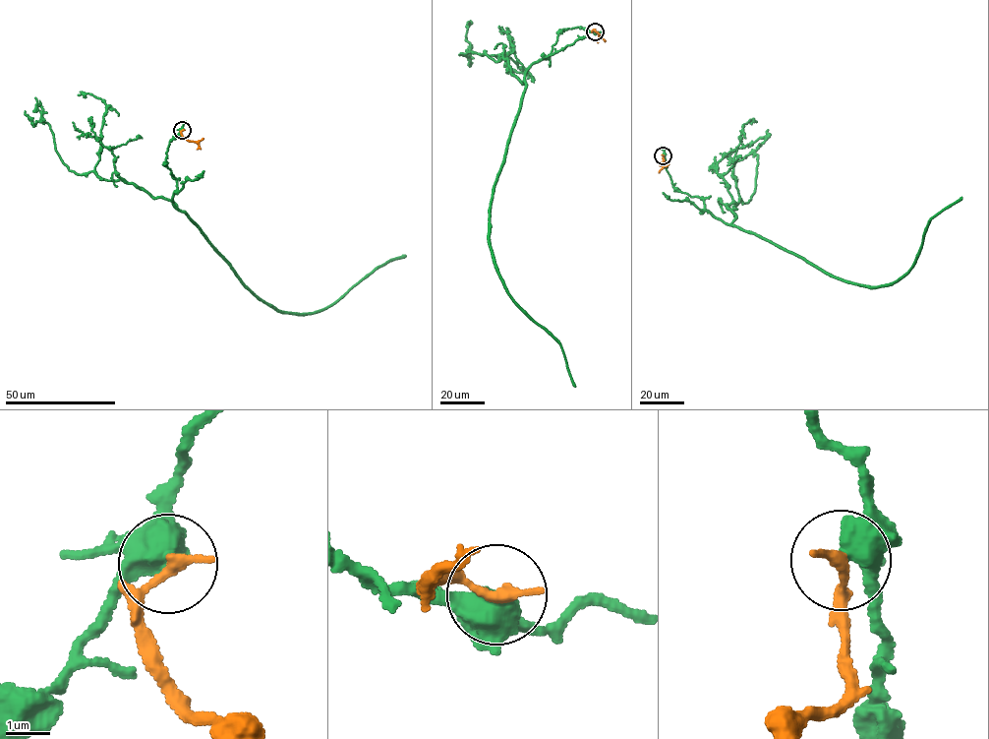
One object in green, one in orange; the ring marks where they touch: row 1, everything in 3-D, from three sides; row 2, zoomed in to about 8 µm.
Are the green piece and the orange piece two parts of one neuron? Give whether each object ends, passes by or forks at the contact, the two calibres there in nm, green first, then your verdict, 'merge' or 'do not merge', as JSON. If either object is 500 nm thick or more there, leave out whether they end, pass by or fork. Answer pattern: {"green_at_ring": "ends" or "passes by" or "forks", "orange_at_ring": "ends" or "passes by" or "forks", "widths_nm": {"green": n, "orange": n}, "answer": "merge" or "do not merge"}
{"widths_nm": {"green": 500, "orange": 200}, "answer": "do not merge"}

